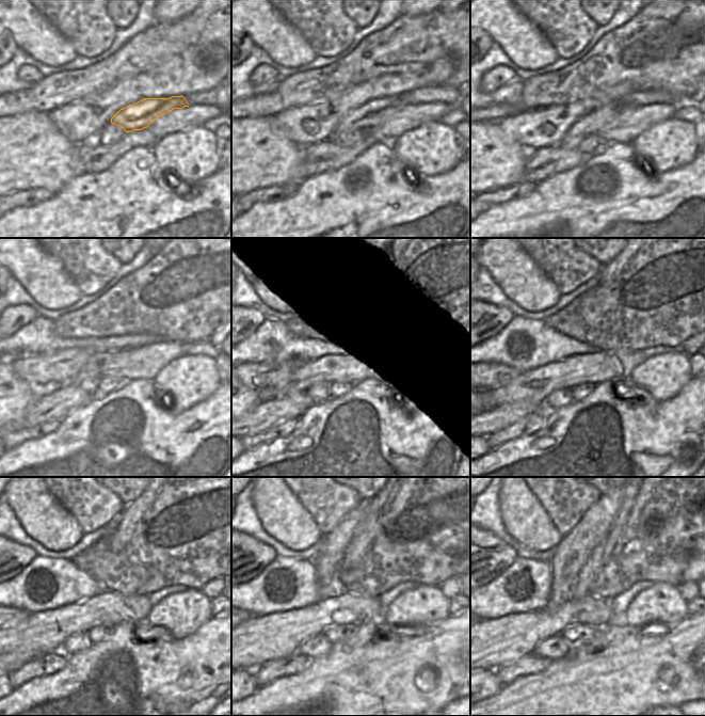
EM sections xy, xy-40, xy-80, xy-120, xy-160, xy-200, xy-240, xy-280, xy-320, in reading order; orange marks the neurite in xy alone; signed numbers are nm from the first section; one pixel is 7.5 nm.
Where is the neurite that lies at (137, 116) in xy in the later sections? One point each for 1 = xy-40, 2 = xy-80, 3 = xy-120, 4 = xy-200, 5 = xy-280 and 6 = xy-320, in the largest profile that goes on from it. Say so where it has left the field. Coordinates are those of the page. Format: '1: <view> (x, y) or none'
1: xy-40 (373, 113)
2: xy-80 (590, 124)
3: xy-120 (89, 384)
4: xy-200 (560, 398)
5: xy-280 (316, 647)
6: xy-320 (554, 648)

